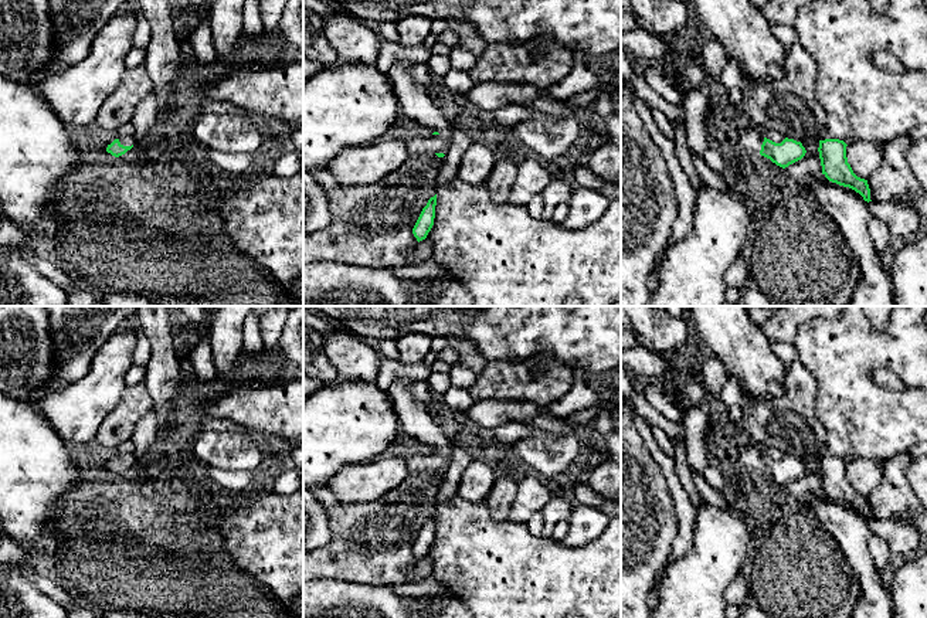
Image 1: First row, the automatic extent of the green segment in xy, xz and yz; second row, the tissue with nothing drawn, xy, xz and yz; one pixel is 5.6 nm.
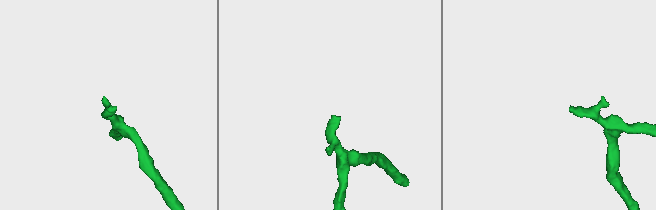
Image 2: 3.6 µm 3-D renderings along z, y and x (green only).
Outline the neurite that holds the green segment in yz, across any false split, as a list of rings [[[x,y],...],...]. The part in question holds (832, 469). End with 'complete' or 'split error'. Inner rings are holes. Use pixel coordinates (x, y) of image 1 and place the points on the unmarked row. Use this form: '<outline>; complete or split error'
[[[839,456],[819,458],[819,476],[822,492],[832,500],[849,505],[859,510],[865,519],[870,517],[870,506],[867,498],[858,495],[846,475],[846,461]]]; complete

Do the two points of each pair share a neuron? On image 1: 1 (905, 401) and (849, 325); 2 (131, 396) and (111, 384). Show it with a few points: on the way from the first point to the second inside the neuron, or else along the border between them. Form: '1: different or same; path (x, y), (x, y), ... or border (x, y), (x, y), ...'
1: same; path (880, 400), (849, 369), (849, 349)
2: different; border (126, 387), (119, 401), (104, 418)

